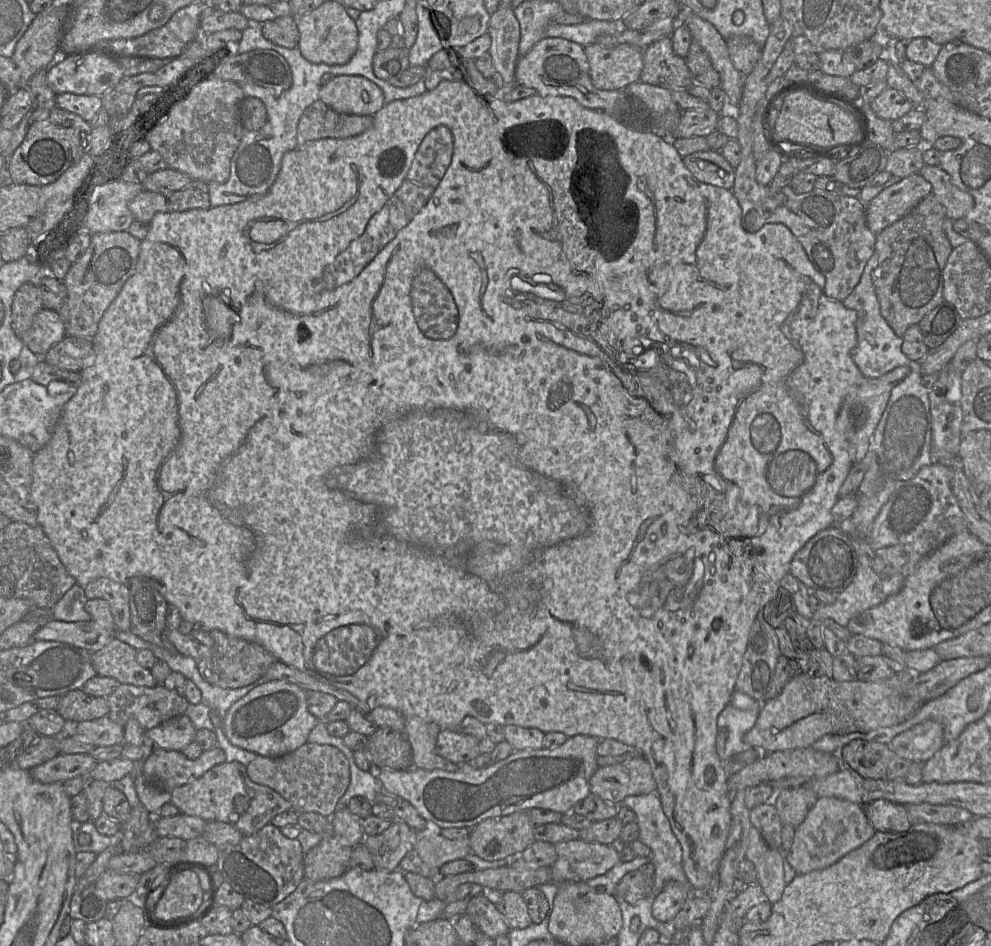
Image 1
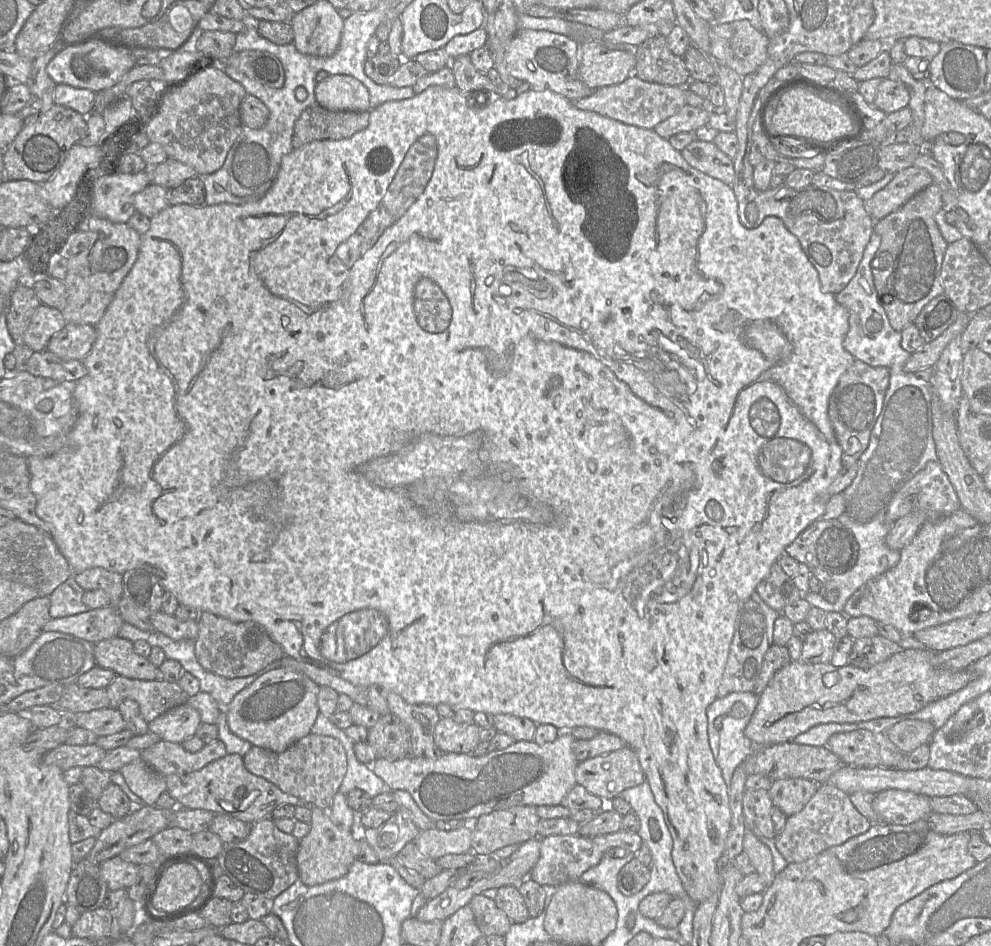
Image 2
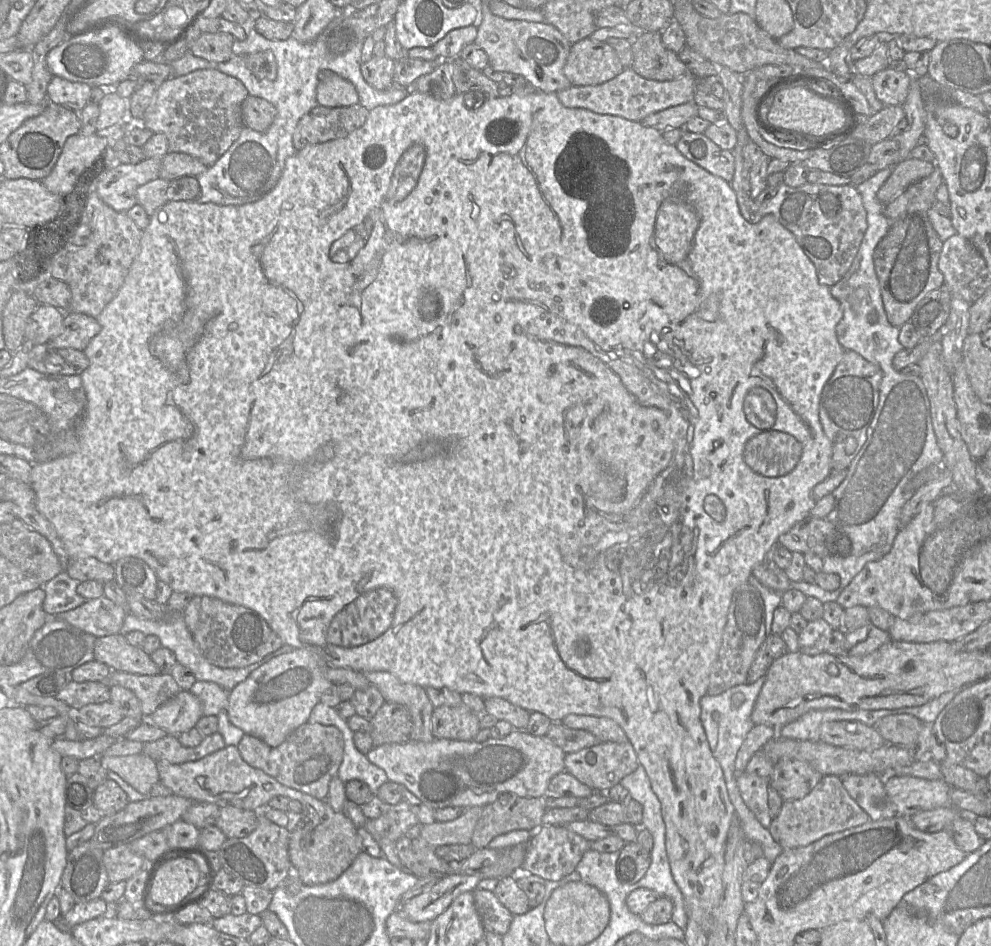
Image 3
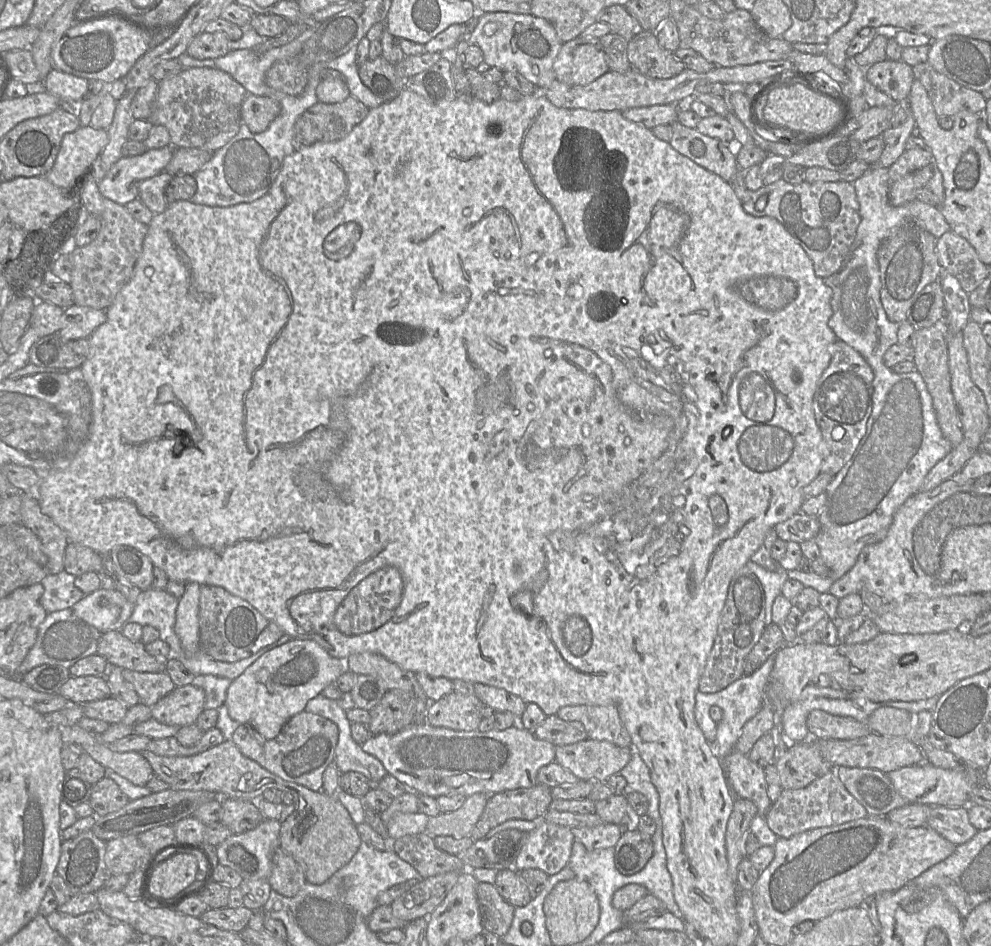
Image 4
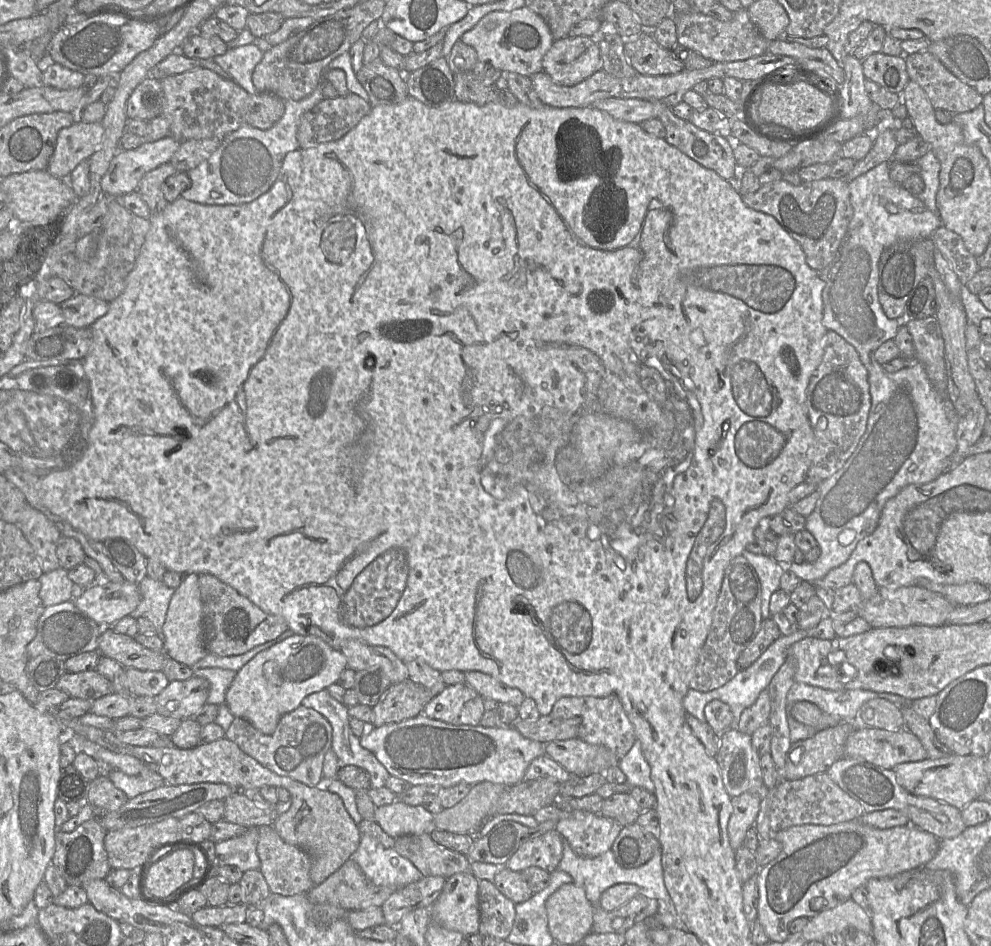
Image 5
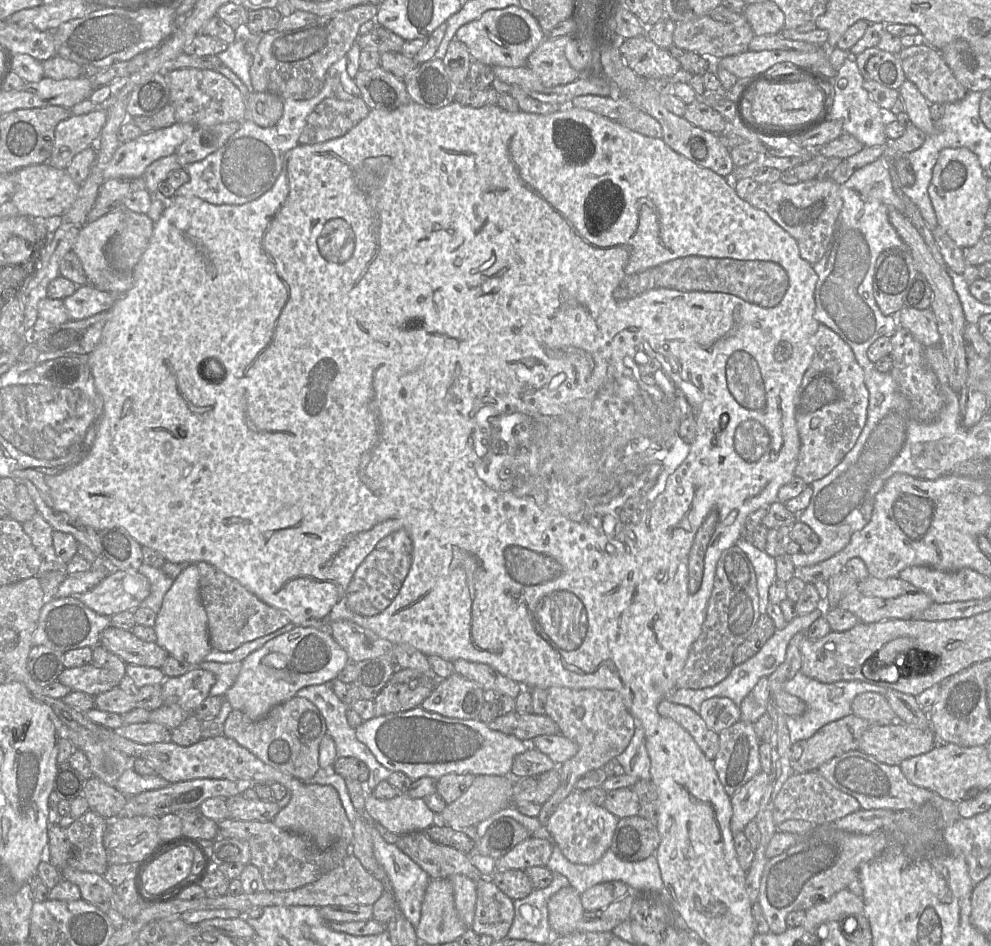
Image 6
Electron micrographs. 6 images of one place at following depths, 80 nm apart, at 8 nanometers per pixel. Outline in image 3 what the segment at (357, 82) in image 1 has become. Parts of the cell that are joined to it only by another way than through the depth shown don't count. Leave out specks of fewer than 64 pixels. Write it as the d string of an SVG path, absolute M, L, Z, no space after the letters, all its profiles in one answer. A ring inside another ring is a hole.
M336 73L318 83L316 99L318 105L326 107L347 107L359 103L355 86Z

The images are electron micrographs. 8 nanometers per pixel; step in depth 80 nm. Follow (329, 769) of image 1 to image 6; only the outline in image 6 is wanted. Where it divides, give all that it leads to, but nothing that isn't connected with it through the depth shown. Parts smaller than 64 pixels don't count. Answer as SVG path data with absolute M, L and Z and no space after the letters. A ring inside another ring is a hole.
M299 696L276 705L258 721L233 709L223 726L224 736L235 740L265 764L301 781L310 780L319 771L319 746L327 732L320 710L311 701Z

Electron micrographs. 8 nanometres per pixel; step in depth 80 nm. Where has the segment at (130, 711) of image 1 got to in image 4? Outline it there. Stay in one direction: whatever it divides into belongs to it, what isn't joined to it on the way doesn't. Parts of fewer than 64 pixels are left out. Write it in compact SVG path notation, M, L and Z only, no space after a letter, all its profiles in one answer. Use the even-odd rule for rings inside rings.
M123 669L122 673L124 679L134 687L140 702L150 708L176 687L165 671L149 673Z

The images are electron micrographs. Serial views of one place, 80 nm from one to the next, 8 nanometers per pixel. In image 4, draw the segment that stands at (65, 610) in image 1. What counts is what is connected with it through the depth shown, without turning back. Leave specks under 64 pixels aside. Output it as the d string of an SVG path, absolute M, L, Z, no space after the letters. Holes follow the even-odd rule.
M66 571L57 574L48 574L41 581L44 592L41 605L47 613L71 608L79 602L84 594L75 584L75 576Z

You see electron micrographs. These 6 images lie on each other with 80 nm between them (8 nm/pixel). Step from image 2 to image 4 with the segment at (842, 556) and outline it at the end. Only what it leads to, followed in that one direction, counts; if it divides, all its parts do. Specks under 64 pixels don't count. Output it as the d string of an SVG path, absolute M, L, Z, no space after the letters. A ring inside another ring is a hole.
M798 512L786 521L778 523L774 530L777 538L785 542L794 541L800 544L816 537L820 530L820 523L817 516Z

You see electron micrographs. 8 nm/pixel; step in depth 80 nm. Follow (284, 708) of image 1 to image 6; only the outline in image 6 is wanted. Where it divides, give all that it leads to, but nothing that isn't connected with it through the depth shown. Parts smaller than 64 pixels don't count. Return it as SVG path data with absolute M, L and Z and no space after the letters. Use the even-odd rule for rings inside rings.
M295 626L268 641L242 661L238 678L226 692L225 699L232 709L258 721L276 705L297 696L300 689L332 682L349 662L347 652L331 633L313 627Z

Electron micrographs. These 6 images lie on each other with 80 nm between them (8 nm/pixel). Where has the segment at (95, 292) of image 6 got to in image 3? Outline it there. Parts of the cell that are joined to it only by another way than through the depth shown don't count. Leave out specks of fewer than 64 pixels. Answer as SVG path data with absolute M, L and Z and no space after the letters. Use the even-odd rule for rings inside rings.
M65 312L63 326L48 343L56 348L84 351L91 339L101 330L98 320L86 314Z

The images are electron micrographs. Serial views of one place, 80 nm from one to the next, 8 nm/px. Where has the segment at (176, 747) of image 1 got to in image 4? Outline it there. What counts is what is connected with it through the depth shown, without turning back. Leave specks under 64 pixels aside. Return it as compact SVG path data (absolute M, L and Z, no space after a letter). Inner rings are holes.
M193 684L175 687L151 708L152 718L178 728L189 726L196 723L204 704L205 692L202 688Z

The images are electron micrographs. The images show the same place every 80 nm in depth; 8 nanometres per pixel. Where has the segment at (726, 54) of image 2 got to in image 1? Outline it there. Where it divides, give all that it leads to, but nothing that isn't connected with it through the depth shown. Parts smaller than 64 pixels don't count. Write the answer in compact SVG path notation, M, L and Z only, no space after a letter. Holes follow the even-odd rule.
M735 35L725 40L734 67L747 76L762 56L762 48L750 37Z

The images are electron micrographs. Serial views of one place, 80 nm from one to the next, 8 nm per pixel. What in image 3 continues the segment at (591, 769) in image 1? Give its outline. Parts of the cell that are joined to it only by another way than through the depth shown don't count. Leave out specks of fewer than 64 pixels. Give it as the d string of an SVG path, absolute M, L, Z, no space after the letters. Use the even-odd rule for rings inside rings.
M513 730L506 737L483 742L450 739L421 742L410 739L402 744L373 747L366 756L386 773L389 781L405 786L426 806L437 810L484 807L504 793L545 798L550 780L565 771L565 755L563 749L546 736Z

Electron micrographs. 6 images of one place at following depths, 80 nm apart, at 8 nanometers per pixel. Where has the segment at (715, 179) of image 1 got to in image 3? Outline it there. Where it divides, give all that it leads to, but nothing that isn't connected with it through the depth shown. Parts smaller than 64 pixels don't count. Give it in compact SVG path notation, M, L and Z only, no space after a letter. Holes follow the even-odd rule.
M682 129L682 135L675 145L679 153L730 184L734 176L732 151L724 150L704 133L693 133Z

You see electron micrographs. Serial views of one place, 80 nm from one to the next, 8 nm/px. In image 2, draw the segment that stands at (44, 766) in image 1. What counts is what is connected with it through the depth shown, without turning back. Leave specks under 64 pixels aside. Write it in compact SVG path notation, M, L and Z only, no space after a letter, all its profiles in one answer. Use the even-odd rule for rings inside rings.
M62 744L43 755L43 762L55 765L62 771L73 767L97 766L106 751L96 744L77 746Z

